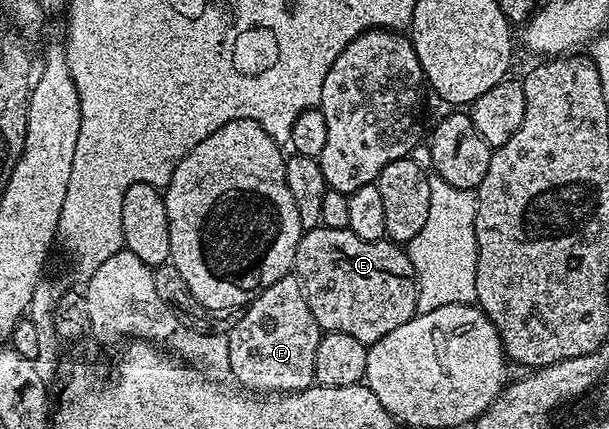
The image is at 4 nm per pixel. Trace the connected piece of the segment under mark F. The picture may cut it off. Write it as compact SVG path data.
M294 274L281 277L269 290L261 293L246 308L238 313L239 321L226 333L229 342L230 375L235 376L234 383L240 389L250 390L256 394L286 394L300 392L315 384L313 361L317 359L317 342L321 330L317 326L317 318L313 318L313 310L309 310L309 302L305 300L299 278Z

